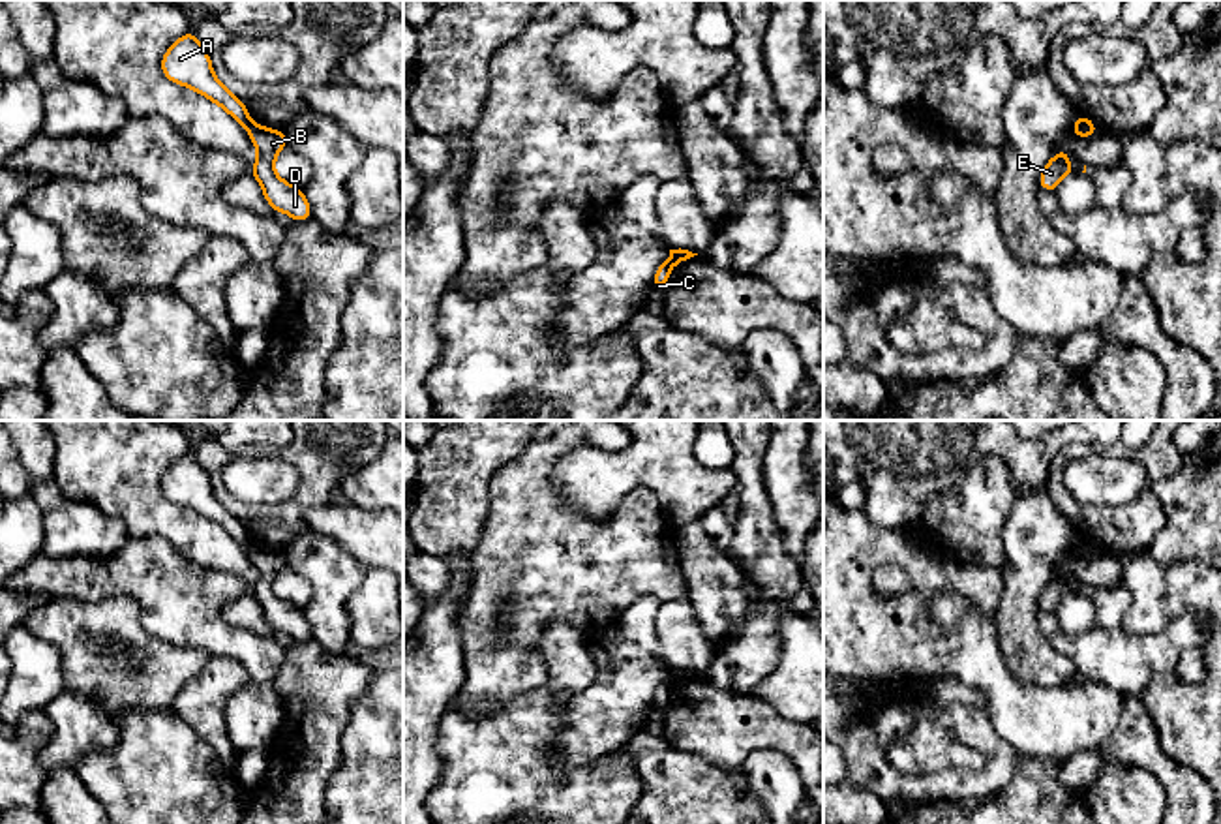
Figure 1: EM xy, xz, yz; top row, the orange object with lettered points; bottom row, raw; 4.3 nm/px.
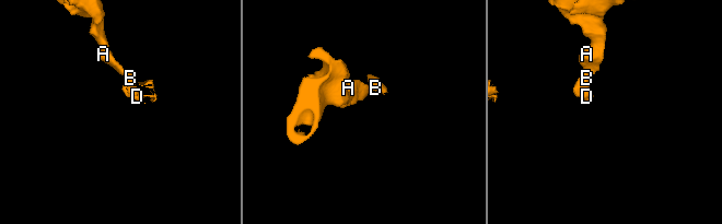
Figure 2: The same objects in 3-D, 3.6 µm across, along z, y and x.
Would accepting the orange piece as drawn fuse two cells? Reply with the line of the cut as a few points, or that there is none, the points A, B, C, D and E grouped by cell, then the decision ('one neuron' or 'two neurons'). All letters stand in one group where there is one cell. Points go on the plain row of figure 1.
cut xy (250, 543), (246, 549); groups A C / B D E; two neurons

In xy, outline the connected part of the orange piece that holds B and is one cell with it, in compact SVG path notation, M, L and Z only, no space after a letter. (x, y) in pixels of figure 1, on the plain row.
M249 544L248 556L259 571L259 578L251 586L251 595L259 601L272 631L287 633L294 642L306 642L311 638L311 627L306 621L304 612L281 601L274 591L276 576L285 565L289 565L287 554Z

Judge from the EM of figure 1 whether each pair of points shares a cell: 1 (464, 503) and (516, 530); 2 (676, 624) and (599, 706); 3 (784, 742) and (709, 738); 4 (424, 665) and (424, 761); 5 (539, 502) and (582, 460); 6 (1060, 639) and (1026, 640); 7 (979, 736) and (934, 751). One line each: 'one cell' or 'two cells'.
1: two cells
2: two cells
3: one cell
4: one cell
5: two cells
6: two cells
7: two cells

